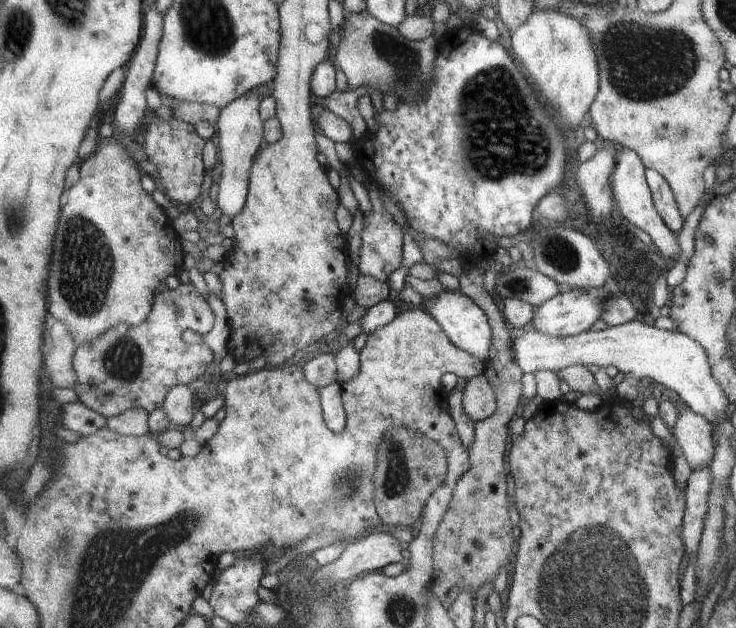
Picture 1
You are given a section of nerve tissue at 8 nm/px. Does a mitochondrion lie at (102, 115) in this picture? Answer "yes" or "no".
no

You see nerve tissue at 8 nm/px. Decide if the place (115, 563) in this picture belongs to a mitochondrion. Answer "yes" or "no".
yes

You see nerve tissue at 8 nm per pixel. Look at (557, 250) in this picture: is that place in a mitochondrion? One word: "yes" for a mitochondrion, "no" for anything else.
yes

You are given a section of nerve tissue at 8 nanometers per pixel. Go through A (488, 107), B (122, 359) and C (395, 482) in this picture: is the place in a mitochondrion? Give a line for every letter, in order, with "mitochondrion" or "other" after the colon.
A: mitochondrion
B: mitochondrion
C: mitochondrion

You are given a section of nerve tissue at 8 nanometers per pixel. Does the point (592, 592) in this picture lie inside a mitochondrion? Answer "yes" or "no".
yes

